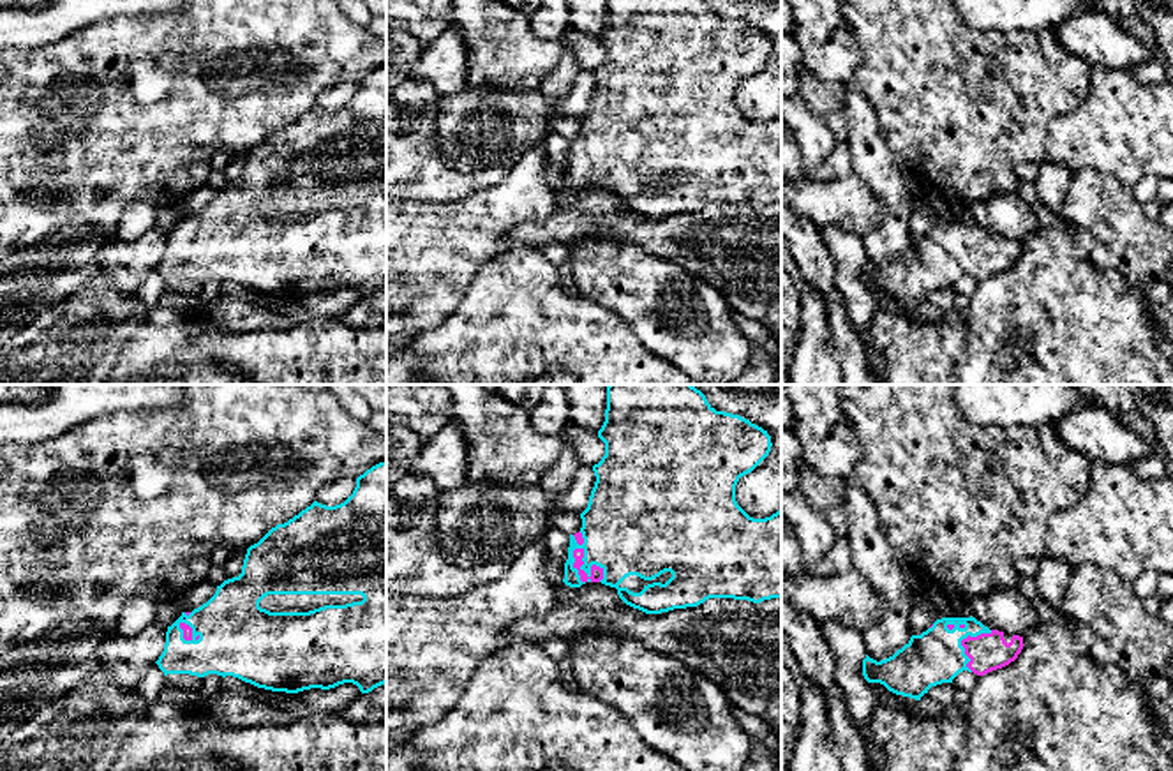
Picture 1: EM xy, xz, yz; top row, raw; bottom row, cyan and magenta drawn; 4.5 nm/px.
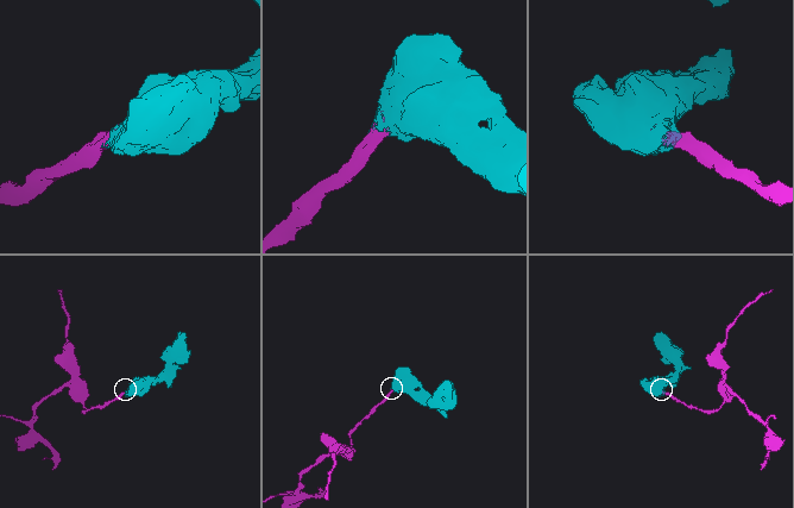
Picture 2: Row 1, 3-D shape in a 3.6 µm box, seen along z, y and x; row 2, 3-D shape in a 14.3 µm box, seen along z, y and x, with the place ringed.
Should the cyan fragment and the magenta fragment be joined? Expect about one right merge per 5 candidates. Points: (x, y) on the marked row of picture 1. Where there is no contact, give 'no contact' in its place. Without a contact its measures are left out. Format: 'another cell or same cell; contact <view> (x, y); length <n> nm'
same cell; contact xz (581, 567); length 260 nm

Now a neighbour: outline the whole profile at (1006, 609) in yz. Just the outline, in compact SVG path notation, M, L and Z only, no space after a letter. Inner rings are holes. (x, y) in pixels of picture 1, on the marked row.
M997 588L988 595L968 600L972 618L990 630L1023 637L1037 626L1039 616L1018 588Z

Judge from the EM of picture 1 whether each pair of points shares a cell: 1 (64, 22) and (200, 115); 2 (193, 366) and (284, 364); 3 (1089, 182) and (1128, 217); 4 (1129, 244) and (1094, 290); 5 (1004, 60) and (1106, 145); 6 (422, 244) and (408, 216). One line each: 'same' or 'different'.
1: different
2: different
3: same
4: different
5: different
6: same

